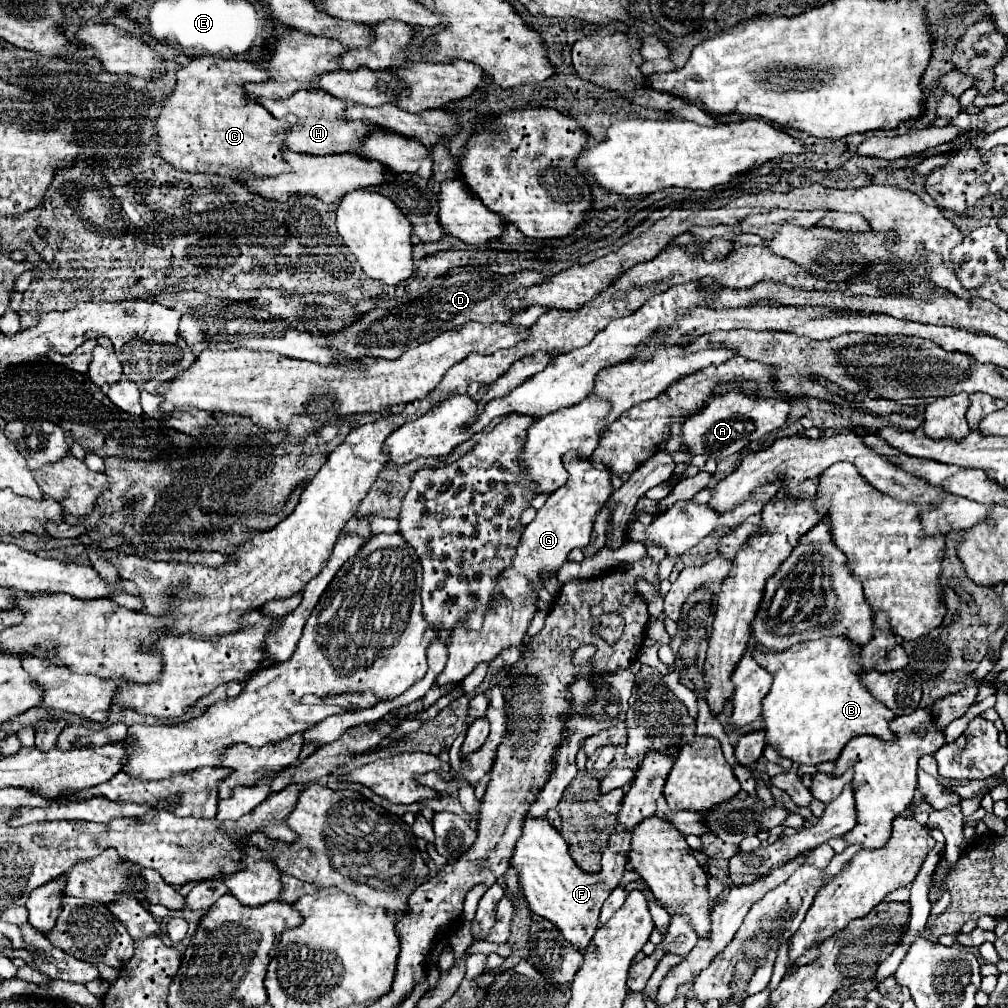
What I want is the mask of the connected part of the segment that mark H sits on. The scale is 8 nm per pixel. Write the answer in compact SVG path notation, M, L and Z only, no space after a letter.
M299 90L287 100L269 100L269 98L257 98L259 104L263 104L275 118L283 118L287 114L297 116L297 124L285 132L285 146L293 152L305 152L305 154L341 154L349 152L349 146L361 138L361 134L367 134L373 130L373 126L365 126L365 122L345 122L341 118L347 102L341 98L333 98L331 94L325 94L323 90Z

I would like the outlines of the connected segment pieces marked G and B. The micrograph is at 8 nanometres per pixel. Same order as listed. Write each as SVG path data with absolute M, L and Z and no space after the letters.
M565 458L565 468L569 472L567 484L549 496L535 520L525 528L517 546L515 562L509 566L509 570L505 570L505 574L501 574L501 602L497 602L497 610L489 610L489 614L485 614L485 622L479 632L457 626L457 630L453 630L445 640L449 660L445 670L437 676L437 684L459 684L477 664L493 662L503 648L521 646L529 622L537 612L539 588L543 586L545 578L553 576L567 562L567 554L573 548L585 548L589 544L593 522L607 498L613 494L611 474L601 464L593 464L589 460L577 462L577 458Z
M823 636L819 640L799 642L787 650L769 654L749 646L749 652L753 654L755 662L773 676L773 686L763 698L761 720L765 724L767 744L777 750L777 754L793 760L795 764L821 764L825 760L837 760L843 746L859 734L871 734L881 740L893 738L893 732L889 730L889 720L895 714L861 686L859 674L863 670L861 666L857 666L859 646L849 642L845 636Z

